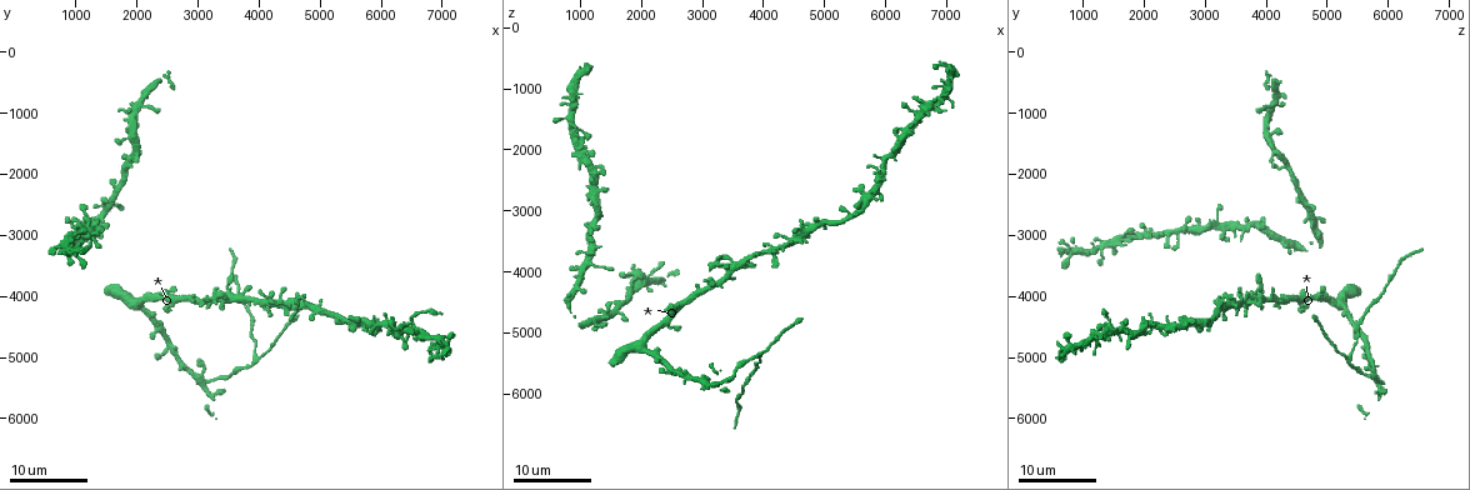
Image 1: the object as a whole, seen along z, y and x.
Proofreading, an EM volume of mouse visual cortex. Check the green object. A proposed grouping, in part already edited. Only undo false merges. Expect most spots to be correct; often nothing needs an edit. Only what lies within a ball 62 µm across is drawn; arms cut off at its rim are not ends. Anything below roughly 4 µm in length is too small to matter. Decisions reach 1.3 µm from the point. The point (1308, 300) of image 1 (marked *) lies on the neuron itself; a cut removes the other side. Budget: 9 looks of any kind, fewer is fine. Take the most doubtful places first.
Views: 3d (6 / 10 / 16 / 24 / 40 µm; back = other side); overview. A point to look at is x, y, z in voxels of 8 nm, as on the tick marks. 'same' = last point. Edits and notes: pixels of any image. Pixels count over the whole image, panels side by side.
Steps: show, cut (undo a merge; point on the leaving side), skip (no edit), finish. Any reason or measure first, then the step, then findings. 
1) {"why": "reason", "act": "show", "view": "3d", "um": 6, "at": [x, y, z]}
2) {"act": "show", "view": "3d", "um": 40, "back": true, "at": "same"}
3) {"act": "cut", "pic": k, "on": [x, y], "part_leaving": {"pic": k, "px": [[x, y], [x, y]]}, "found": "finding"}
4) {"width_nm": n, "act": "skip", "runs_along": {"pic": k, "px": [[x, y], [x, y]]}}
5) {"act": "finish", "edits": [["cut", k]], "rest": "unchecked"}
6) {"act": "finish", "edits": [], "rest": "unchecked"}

{"why": "small branch off a trunk", "act": "show", "view": "3d", "um": 16, "at": [4000, 5050, 5350]}

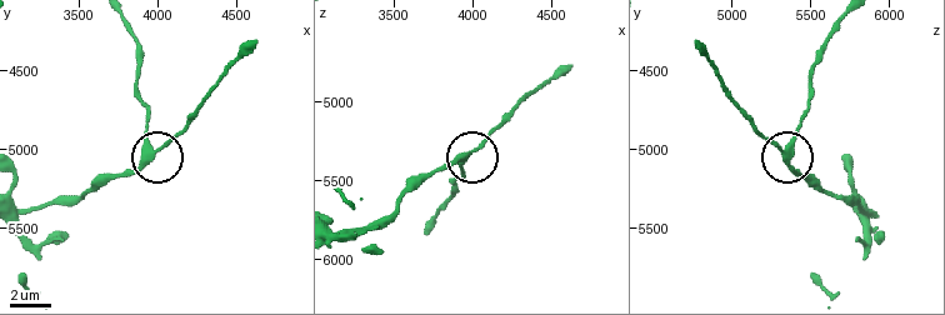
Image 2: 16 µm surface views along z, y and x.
{"act": "show", "view": "3d", "um": 10, "at": [3960, 5000, 5340]}

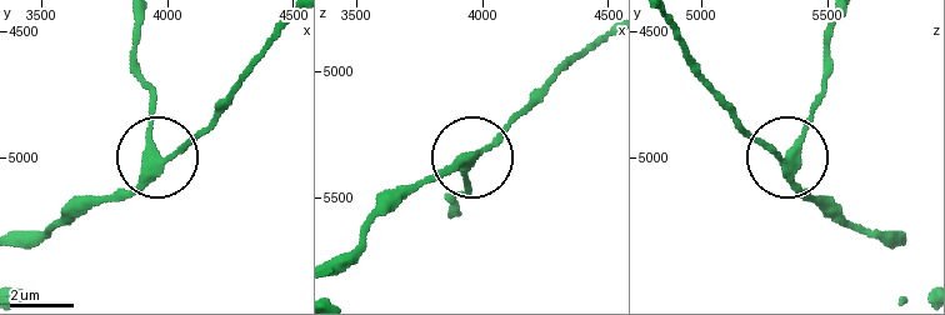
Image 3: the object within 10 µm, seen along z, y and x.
{"act": "skip", "runs_along": {"pic": 3, "px": [[28, 243], [84, 208], [116, 200], [149, 163], [210, 124]]}, "found": "one neuron here"}

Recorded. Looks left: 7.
{"why": "small branch off a trunk", "act": "show", "view": "3d", "um": 24, "at": [6450, 4450, 1450]}

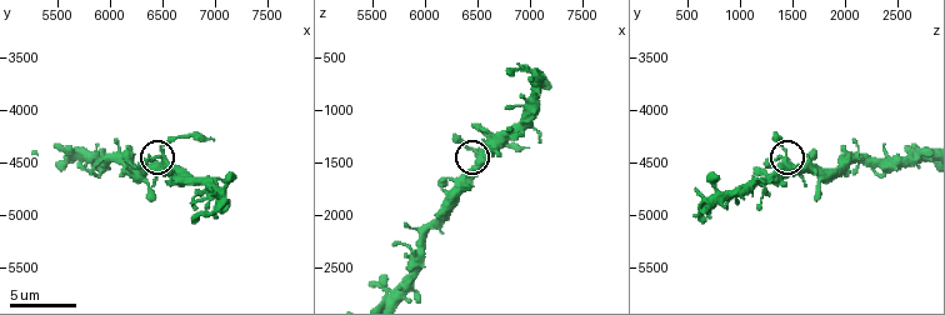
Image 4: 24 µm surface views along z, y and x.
{"act": "show", "view": "3d", "um": 10, "at": [6500, 4420, 1420]}

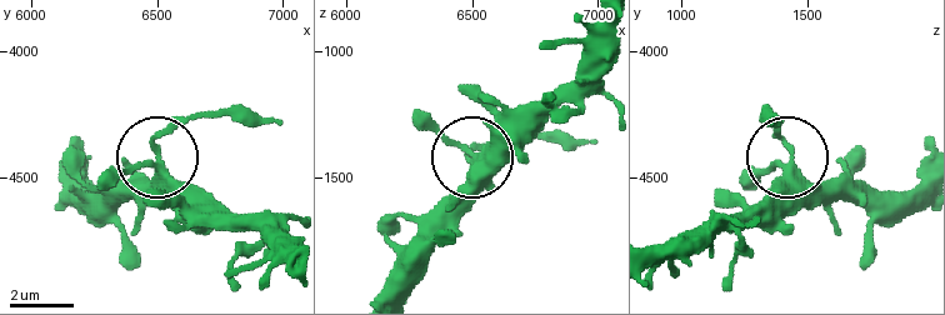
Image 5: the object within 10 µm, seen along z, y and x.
{"why": "other side", "act": "show", "view": "3d", "um": 10, "back": true, "at": [6510, 4420, 1440]}

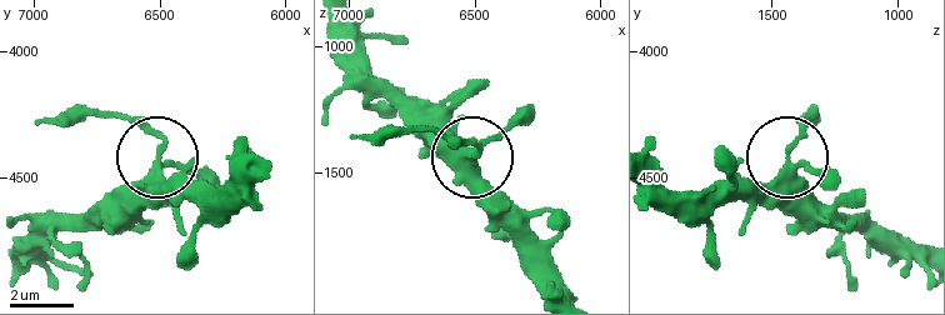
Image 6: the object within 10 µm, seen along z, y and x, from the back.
{"width_nm": 240, "act": "cut", "pic": 6, "on": [120, 116], "part_leaving": {"pic": 6, "px": [[160, 139], [115, 115], [36, 123]]}, "found": "a second neuron is stuck on"}

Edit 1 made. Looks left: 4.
{"why": "thin arm on a thick one", "act": "show", "view": "3d", "um": 10, "at": [6940, 4700, 1200]}

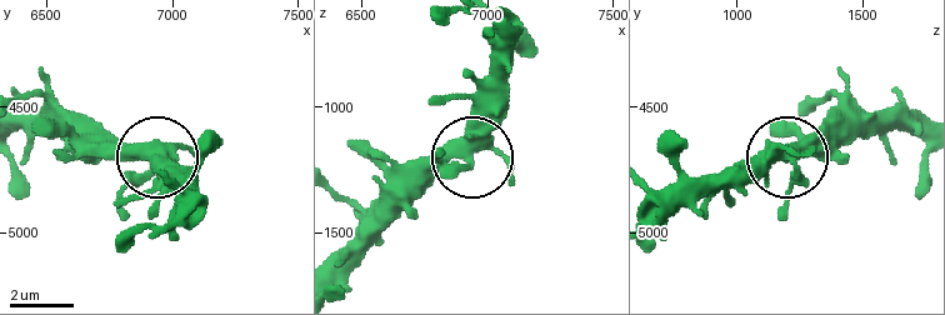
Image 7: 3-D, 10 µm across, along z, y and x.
{"width_nm": 380, "act": "skip", "found": "continuous, no second neuron"}

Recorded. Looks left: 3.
{"why": "thick turns thin", "act": "show", "view": "3d", "um": 16, "at": [1050, 3050, 1800]}

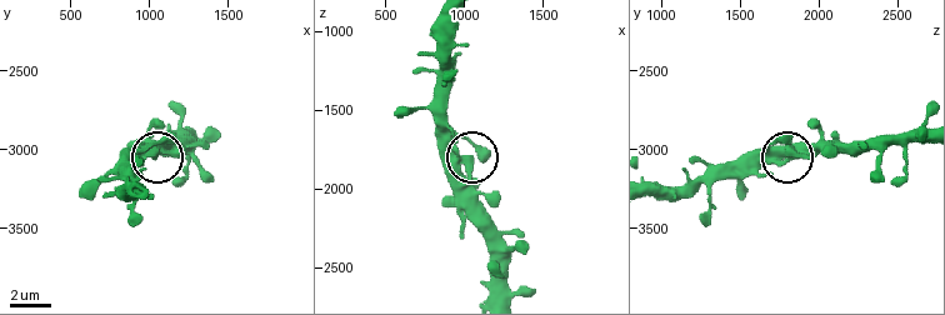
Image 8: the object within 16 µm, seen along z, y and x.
{"act": "show", "view": "3d", "um": 10, "at": [1020, 3000, 1820]}

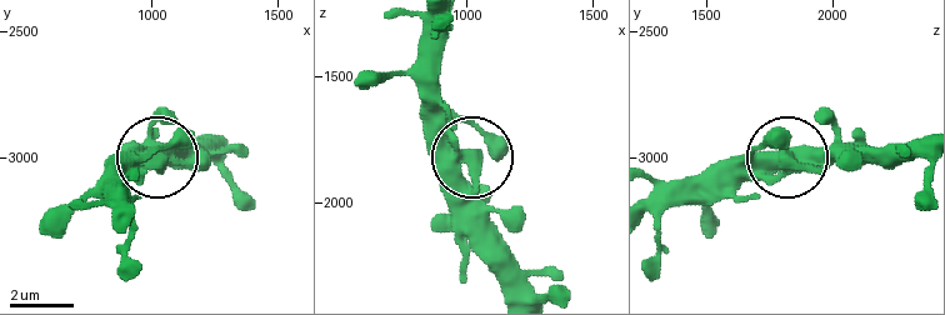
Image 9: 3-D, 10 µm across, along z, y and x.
{"width_nm": 760, "act": "skip", "found": "continuous, no second neuron"}

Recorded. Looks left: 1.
{"act": "finish", "edits": [["cut", 6]], "rest": "unchecked"}

